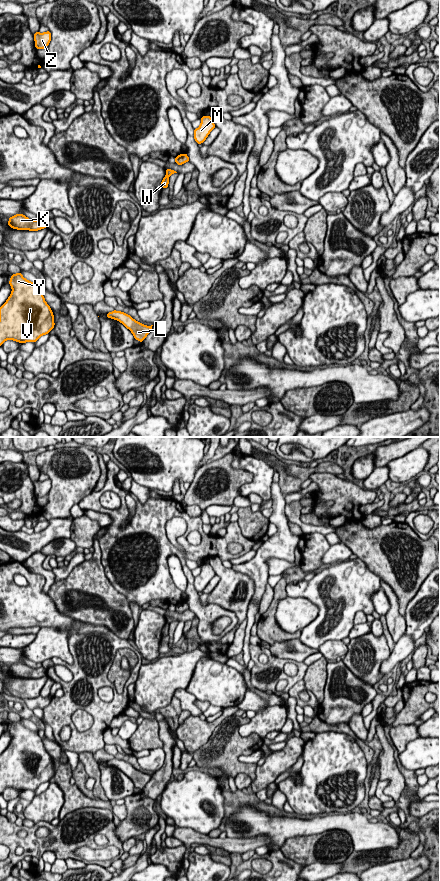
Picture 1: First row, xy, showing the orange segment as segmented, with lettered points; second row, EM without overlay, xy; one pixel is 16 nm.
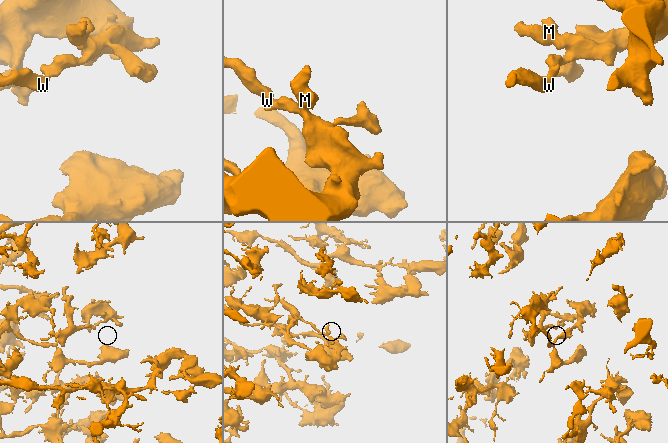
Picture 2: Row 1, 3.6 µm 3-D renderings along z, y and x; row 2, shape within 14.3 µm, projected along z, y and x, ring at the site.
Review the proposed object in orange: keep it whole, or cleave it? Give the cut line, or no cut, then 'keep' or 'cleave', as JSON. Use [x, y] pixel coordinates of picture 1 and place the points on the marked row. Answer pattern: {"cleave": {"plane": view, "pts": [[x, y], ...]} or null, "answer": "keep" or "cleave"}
{"cleave": {"plane": "xy", "pts": [[166, 173], [169, 175]]}, "answer": "cleave"}

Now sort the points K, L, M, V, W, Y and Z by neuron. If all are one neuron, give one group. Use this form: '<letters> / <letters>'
K L M V Y / W Z

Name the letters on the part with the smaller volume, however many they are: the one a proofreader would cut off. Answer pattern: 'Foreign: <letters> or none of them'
Foreign: W, Z

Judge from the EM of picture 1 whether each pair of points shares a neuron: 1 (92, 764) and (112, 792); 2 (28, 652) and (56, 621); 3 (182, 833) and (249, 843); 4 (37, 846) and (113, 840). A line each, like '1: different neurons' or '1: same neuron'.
1: different neurons
2: different neurons
3: same neuron
4: same neuron

